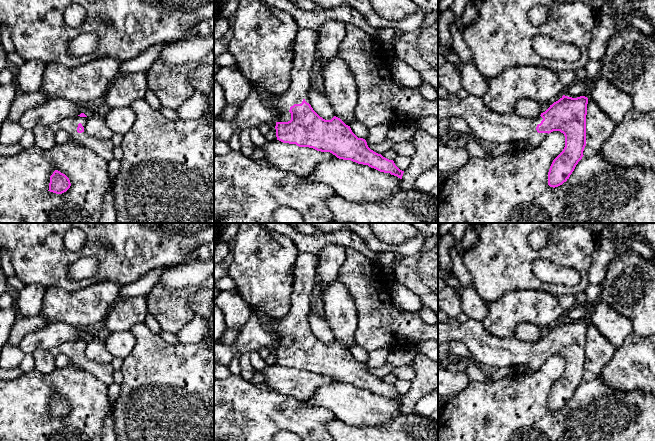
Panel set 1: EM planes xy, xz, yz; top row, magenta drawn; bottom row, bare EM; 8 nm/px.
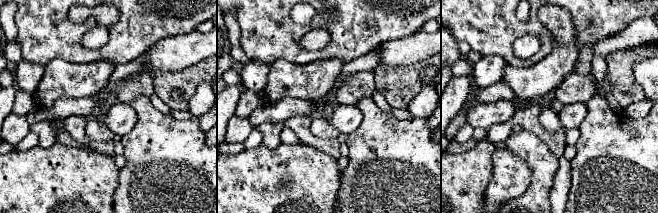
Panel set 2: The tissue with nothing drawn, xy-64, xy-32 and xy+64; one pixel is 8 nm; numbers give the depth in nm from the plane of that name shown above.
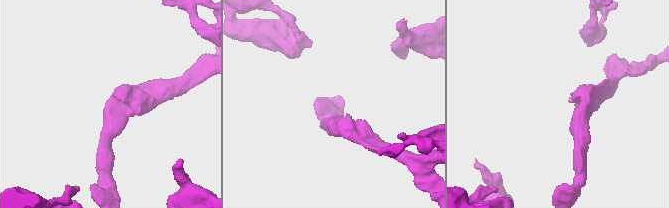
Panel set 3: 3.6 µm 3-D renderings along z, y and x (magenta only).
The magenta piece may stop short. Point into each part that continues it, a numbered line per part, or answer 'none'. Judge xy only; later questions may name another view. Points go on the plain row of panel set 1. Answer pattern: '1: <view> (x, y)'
1: xy (104, 372)

